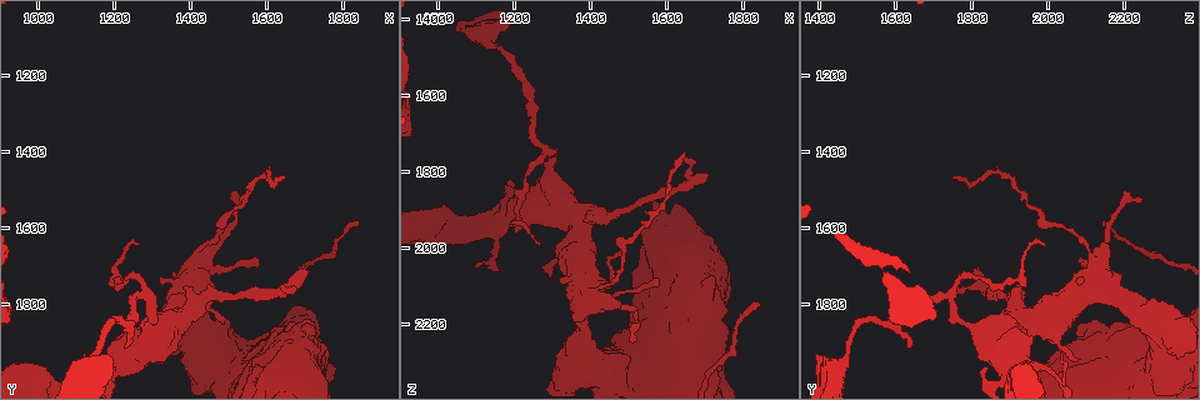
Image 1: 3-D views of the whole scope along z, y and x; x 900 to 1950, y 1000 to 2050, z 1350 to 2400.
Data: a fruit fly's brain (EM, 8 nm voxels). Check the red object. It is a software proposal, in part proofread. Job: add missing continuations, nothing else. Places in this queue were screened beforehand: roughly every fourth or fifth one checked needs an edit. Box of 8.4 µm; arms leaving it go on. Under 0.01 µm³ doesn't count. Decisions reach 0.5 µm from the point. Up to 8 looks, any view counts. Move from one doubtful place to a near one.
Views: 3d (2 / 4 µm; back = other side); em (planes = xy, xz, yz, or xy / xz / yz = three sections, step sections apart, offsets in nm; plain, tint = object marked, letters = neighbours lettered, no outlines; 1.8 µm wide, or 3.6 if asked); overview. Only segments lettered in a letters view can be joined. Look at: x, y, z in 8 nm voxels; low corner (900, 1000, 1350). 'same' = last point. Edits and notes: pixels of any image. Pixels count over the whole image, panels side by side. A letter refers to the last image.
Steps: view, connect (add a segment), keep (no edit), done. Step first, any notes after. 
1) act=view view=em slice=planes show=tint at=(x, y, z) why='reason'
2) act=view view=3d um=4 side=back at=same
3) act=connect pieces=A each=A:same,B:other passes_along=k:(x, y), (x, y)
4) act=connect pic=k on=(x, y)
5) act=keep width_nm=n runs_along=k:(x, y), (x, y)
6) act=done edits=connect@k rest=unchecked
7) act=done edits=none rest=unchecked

act=view view=em slice=xy step=16 show=tint at=(1125, 1920, 2040) why='thin end'

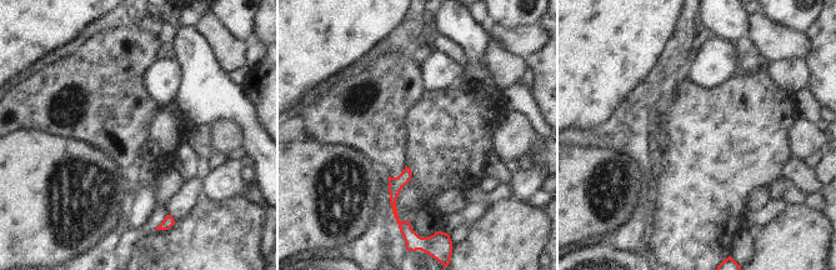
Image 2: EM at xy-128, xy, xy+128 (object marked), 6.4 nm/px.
act=view view=em slice=planes show=letters at=same why='cut it another way'

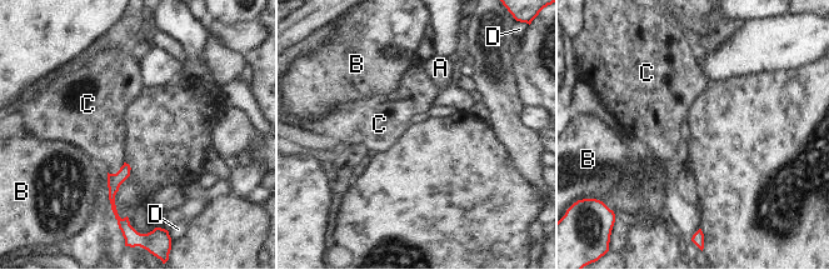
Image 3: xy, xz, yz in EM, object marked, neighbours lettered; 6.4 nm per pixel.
act=keep longest_contact=B:80nm each=A:other,B:other,C:other,D:other found='no lettered segment goes on from it'

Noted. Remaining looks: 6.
act=view view=3d um=2 at=(1465, 1705, 2130) why='thin arm on a thick one'

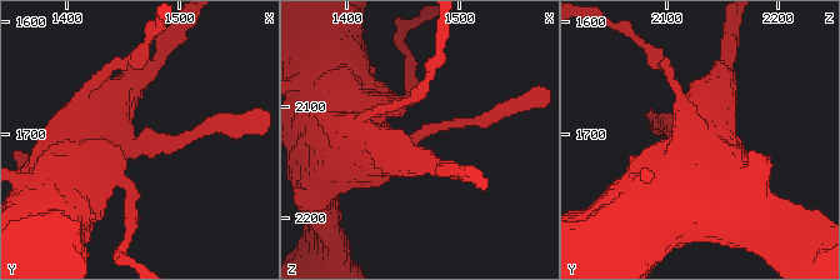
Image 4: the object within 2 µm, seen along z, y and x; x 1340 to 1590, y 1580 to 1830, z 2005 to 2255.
act=view view=em slice=planes show=letters at=(1460, 1704, 2128) why='shape alone is not enough'

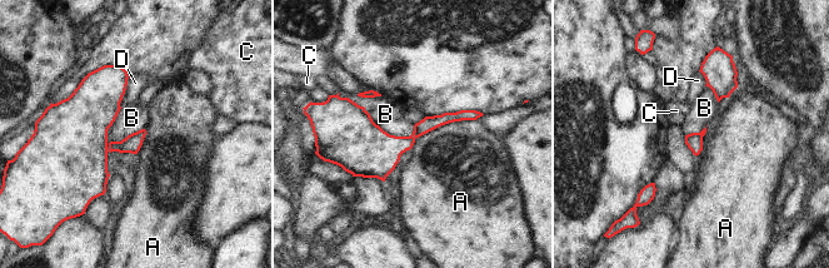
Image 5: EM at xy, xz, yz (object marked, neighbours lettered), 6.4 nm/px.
act=keep longest_contact=A:480nm each=A:other,B:other,C:other,D:other border=5:(121, 108), (108, 130), (109, 174) found='no lettered segment goes on from it'

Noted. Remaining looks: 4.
act=view view=em um=3.6 slice=planes show=plain at=(1700, 1705, 1805) why='an open end'

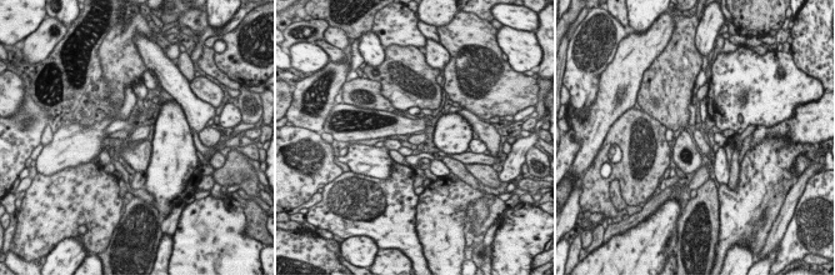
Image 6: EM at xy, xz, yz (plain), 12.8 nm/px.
act=view view=em um=3.6 slice=planes show=letters at=same why='see the neighbours'

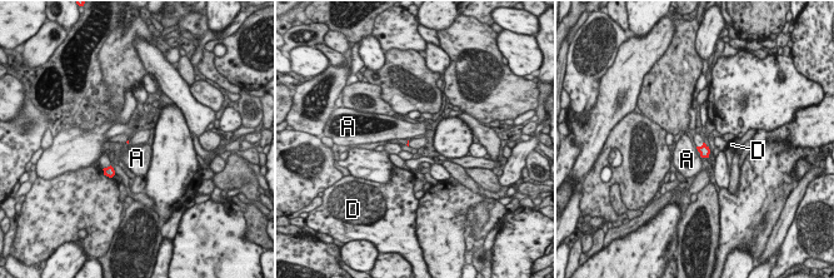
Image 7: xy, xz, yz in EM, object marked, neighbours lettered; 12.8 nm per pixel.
act=keep each=A:other,D:other found='no lettered segment goes on from it'

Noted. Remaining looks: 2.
act=done edits=none rest=unchecked

